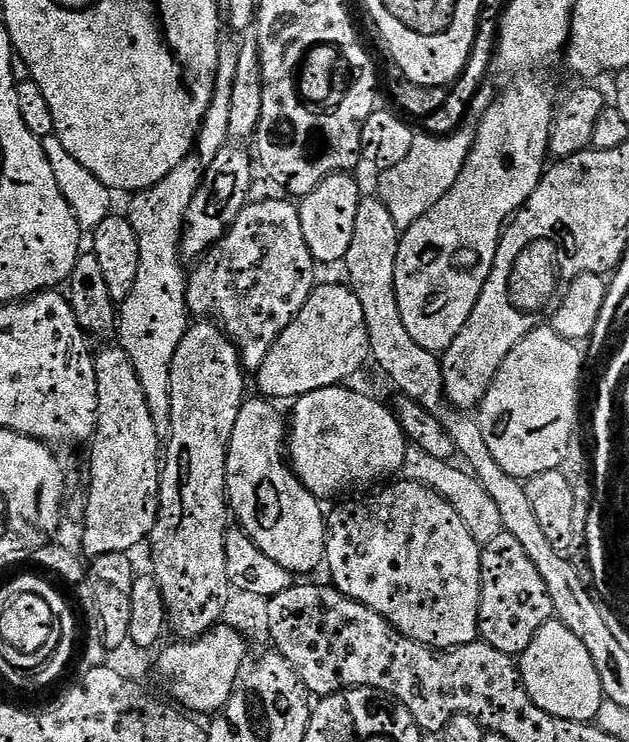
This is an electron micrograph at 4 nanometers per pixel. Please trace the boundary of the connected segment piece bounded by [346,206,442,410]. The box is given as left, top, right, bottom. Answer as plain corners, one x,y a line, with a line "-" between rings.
362,206
358,210
352,245
346,257
349,276
347,279
354,285
361,300
362,313
365,314
366,326
369,328
371,359
375,367
380,367
419,407
436,410
440,402
442,404
441,361
433,353
425,352
408,333
408,326
400,313
400,304
396,300
393,257
384,256
382,245
372,244
371,232
388,232
394,228
388,208
379,207

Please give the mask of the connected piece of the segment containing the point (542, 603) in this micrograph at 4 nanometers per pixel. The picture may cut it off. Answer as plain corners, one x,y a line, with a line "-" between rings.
506,531
484,546
480,572
481,616
498,616
498,614
504,614
504,616
522,616
522,618
516,618
516,620
520,620
520,622
526,620
526,628
532,628
534,624
540,622
540,618
542,618
542,608
550,608
553,606
546,584
542,576
540,576
540,573
538,573
536,566
530,561
524,548
520,546
520,542

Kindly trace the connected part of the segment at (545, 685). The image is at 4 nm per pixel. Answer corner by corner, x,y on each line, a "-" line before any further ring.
558,632
556,640
550,641
544,652
533,651
527,657
528,668
523,669
523,687
527,689
530,699
537,707
554,719
592,724
605,700
594,660
590,651
586,650
586,646
572,632

